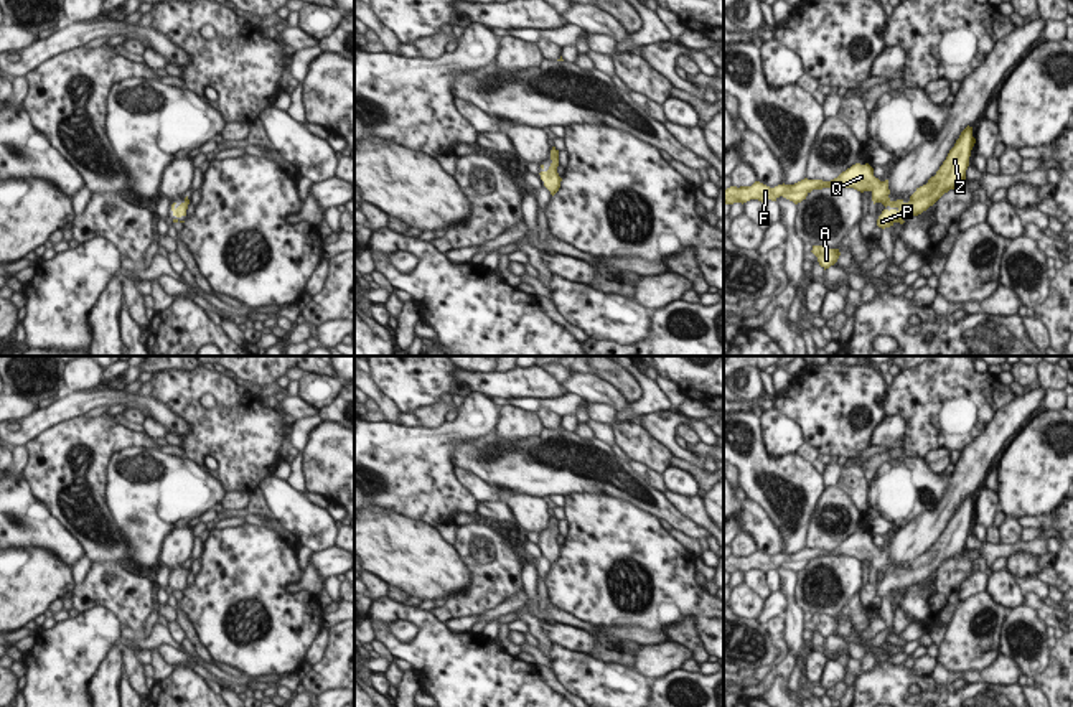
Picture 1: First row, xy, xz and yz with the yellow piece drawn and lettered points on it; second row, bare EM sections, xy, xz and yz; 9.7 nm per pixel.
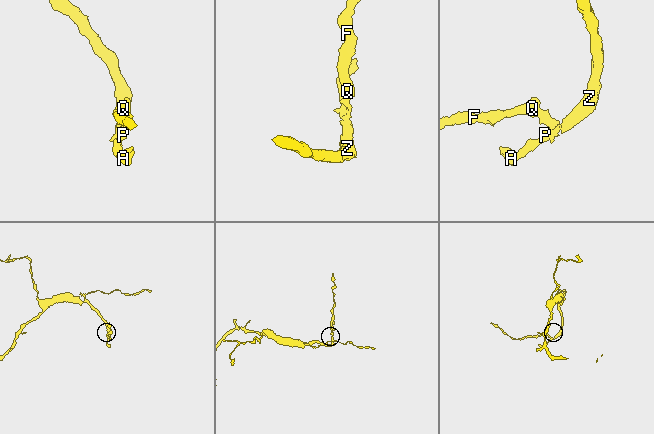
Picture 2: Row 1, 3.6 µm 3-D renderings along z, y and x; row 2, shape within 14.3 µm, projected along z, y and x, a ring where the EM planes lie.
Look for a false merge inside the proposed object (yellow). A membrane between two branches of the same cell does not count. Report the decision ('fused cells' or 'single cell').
single cell

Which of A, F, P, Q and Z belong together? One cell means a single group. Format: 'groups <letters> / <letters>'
groups A F P Q Z

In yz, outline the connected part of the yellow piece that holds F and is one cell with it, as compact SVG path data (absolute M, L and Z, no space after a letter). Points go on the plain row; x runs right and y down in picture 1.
M968 494L961 501L954 516L949 519L936 544L931 545L926 554L916 557L908 572L905 572L903 569L892 570L888 567L888 549L880 550L879 547L875 547L874 537L869 532L855 532L831 550L804 547L794 554L783 552L775 557L770 557L760 550L755 550L752 555L730 555L724 560L724 574L743 574L750 569L766 572L768 569L776 570L780 565L798 574L806 569L806 565L813 559L844 555L854 557L860 562L870 560L874 574L882 572L885 575L877 588L877 595L885 598L893 595L895 592L903 593L905 590L902 587L905 583L908 587L921 583L944 562L959 555L966 549L966 539L969 536L969 526L974 513L976 508L972 506L972 496Z

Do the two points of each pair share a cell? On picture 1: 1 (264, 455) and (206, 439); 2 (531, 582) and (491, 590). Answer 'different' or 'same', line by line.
1: same
2: different

